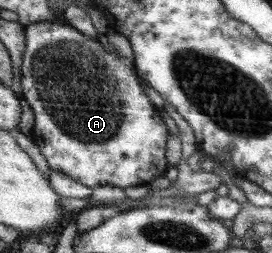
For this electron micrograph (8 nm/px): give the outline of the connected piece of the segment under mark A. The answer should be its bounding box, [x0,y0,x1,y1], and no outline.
[22,21,168,188]

